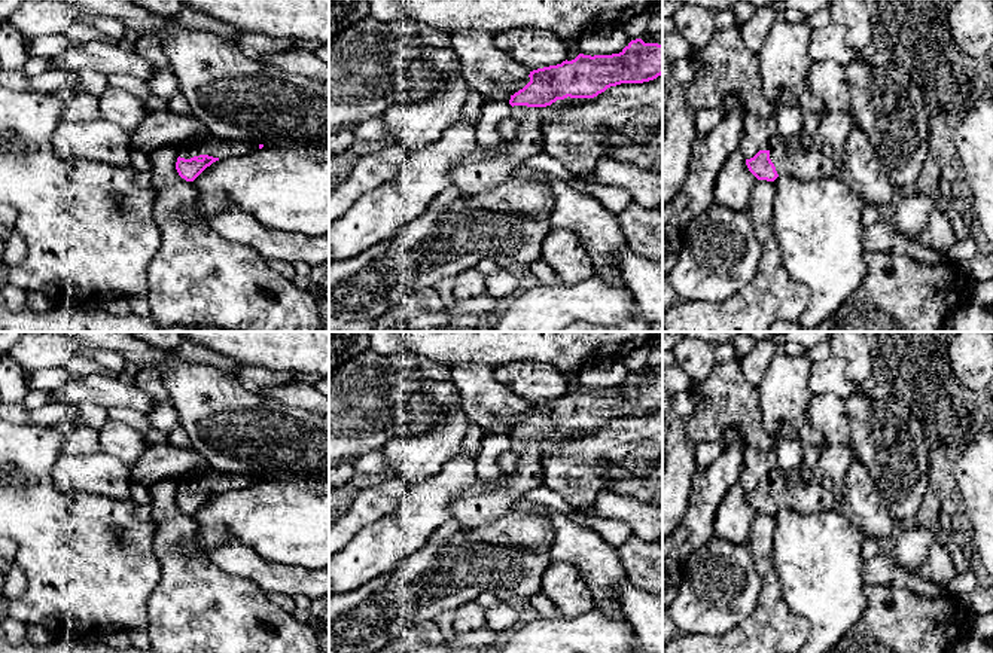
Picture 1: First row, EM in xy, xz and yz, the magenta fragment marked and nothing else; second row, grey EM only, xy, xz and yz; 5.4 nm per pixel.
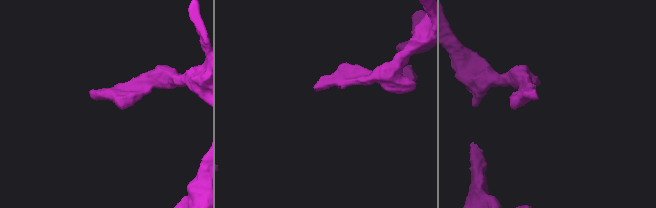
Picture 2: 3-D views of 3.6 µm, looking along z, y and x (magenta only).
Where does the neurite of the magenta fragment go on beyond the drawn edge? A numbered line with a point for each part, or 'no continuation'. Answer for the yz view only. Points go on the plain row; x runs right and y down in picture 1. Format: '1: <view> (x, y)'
1: yz (809, 496)

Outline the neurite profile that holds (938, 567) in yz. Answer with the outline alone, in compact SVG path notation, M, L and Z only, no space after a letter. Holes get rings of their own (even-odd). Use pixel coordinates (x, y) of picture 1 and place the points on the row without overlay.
M933 543L925 562L920 565L917 576L935 585L948 586L957 573L956 562L944 543Z

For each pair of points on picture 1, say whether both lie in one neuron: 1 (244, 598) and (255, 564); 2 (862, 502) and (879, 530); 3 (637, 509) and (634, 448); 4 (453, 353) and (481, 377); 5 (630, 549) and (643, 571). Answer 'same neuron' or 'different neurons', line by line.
1: different neurons
2: same neuron
3: different neurons
4: different neurons
5: same neuron

